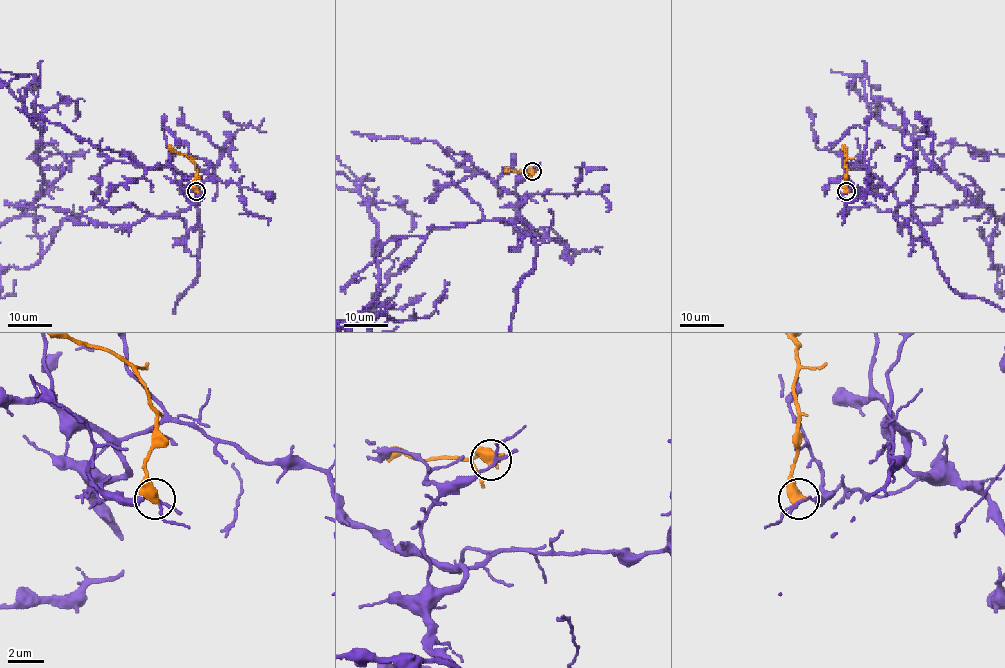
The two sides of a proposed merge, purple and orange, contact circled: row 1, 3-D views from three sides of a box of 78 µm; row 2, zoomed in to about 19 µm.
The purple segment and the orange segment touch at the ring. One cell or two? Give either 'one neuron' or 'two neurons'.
two neurons

